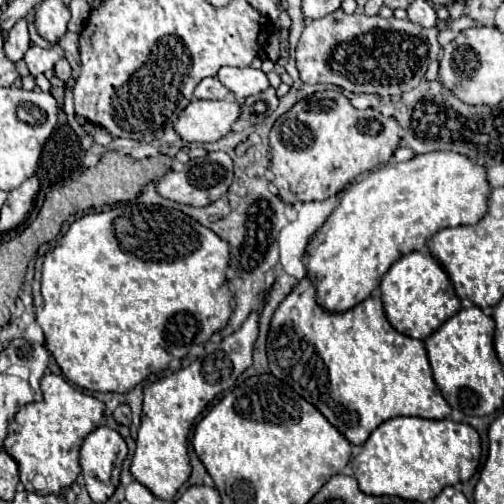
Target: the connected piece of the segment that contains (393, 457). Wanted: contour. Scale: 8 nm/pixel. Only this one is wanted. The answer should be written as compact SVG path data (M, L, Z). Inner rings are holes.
M395 417L381 423L369 435L369 439L361 447L361 453L353 461L353 473L355 479L359 481L359 489L363 489L363 493L367 495L391 495L427 503L435 499L443 487L467 483L471 475L477 471L479 461L481 461L481 441L471 425L453 423L451 419L431 421L421 417Z

